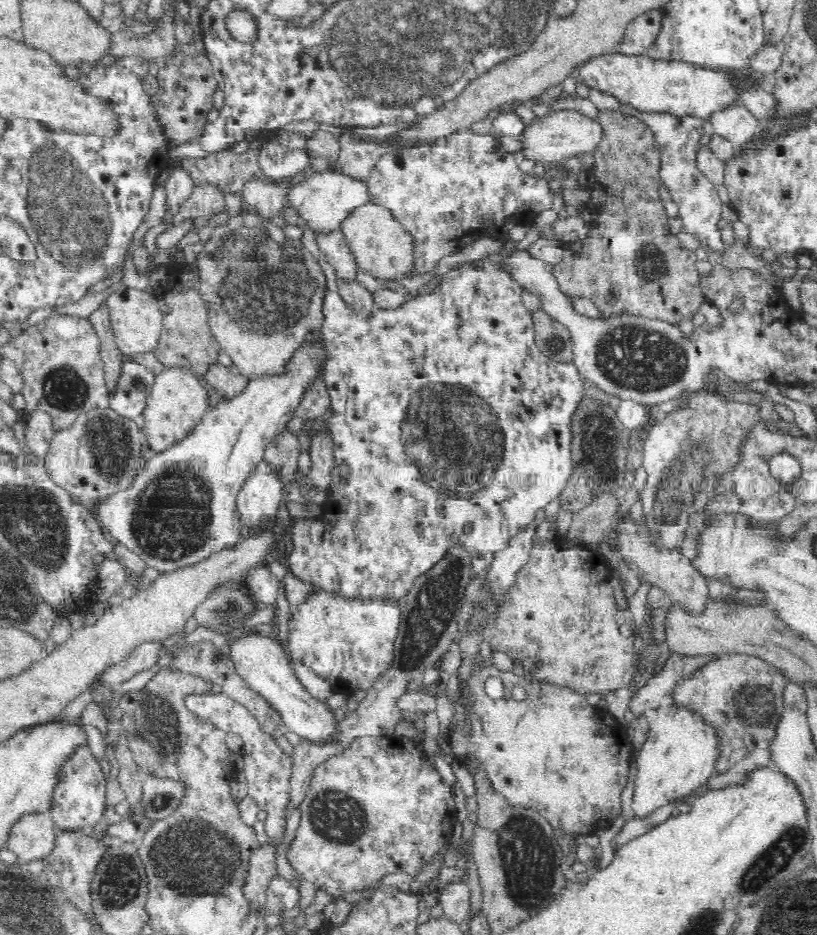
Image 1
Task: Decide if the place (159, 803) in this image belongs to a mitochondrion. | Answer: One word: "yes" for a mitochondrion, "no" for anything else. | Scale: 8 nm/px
yes

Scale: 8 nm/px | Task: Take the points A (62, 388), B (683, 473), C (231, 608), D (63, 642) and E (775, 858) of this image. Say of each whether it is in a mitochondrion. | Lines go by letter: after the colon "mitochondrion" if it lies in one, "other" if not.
A: mitochondrion
B: mitochondrion
C: mitochondrion
D: other
E: mitochondrion

